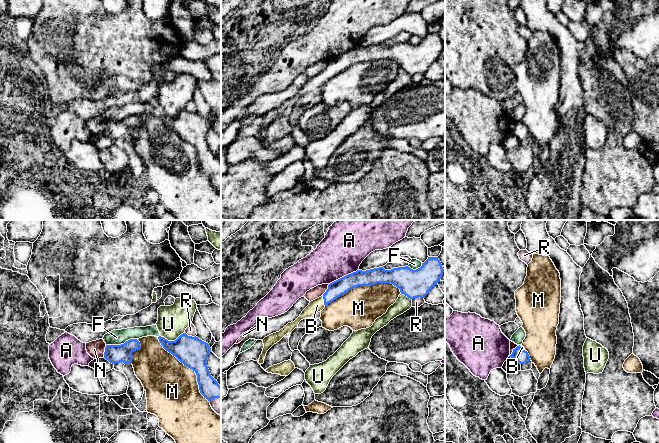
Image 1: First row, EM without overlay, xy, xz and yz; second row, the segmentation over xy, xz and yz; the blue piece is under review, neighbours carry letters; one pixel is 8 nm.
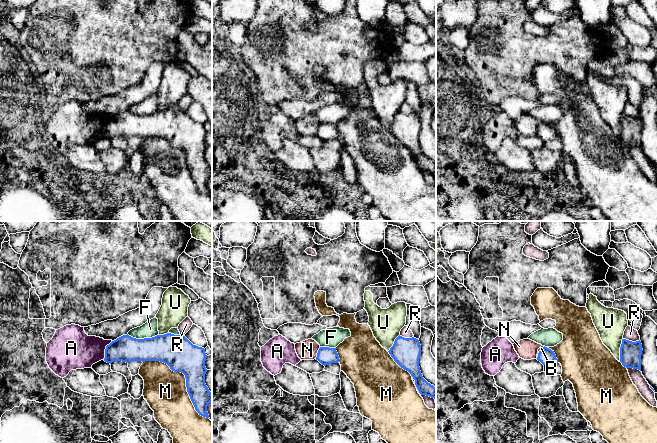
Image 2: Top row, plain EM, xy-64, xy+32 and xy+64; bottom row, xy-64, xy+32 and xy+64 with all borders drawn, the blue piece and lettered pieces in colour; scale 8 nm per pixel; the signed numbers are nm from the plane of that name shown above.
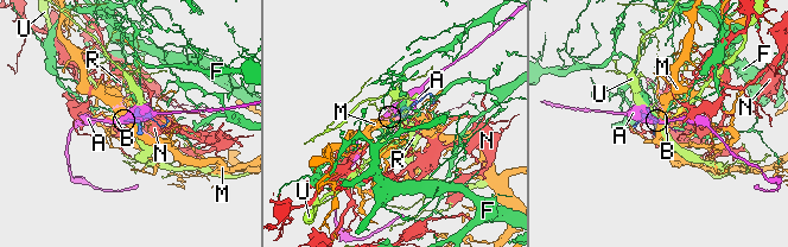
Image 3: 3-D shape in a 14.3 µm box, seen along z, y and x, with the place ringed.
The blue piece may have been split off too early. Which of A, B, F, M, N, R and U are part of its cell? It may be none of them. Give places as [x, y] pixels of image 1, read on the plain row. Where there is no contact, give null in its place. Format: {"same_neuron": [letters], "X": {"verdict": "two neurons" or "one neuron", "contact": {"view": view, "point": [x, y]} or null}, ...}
{"same_neuron": ["B"], "A": {"verdict": "two neurons", "contact": {"view": "xz", "point": [344, 52]}}, "B": {"verdict": "one neuron", "contact": {"view": "xz", "point": [324, 76]}}, "F": {"verdict": "two neurons", "contact": {"view": "xy", "point": [121, 120]}}, "M": {"verdict": "two neurons", "contact": {"view": "xz", "point": [363, 61]}}, "N": {"verdict": "two neurons", "contact": {"view": "yz", "point": [513, 126]}}, "R": {"verdict": "two neurons", "contact": {"view": "xz", "point": [417, 73]}}, "U": {"verdict": "two neurons", "contact": {"view": "xy", "point": [172, 117]}}}

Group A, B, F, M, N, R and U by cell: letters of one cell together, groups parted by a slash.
A / B / F / M / N / R / U

